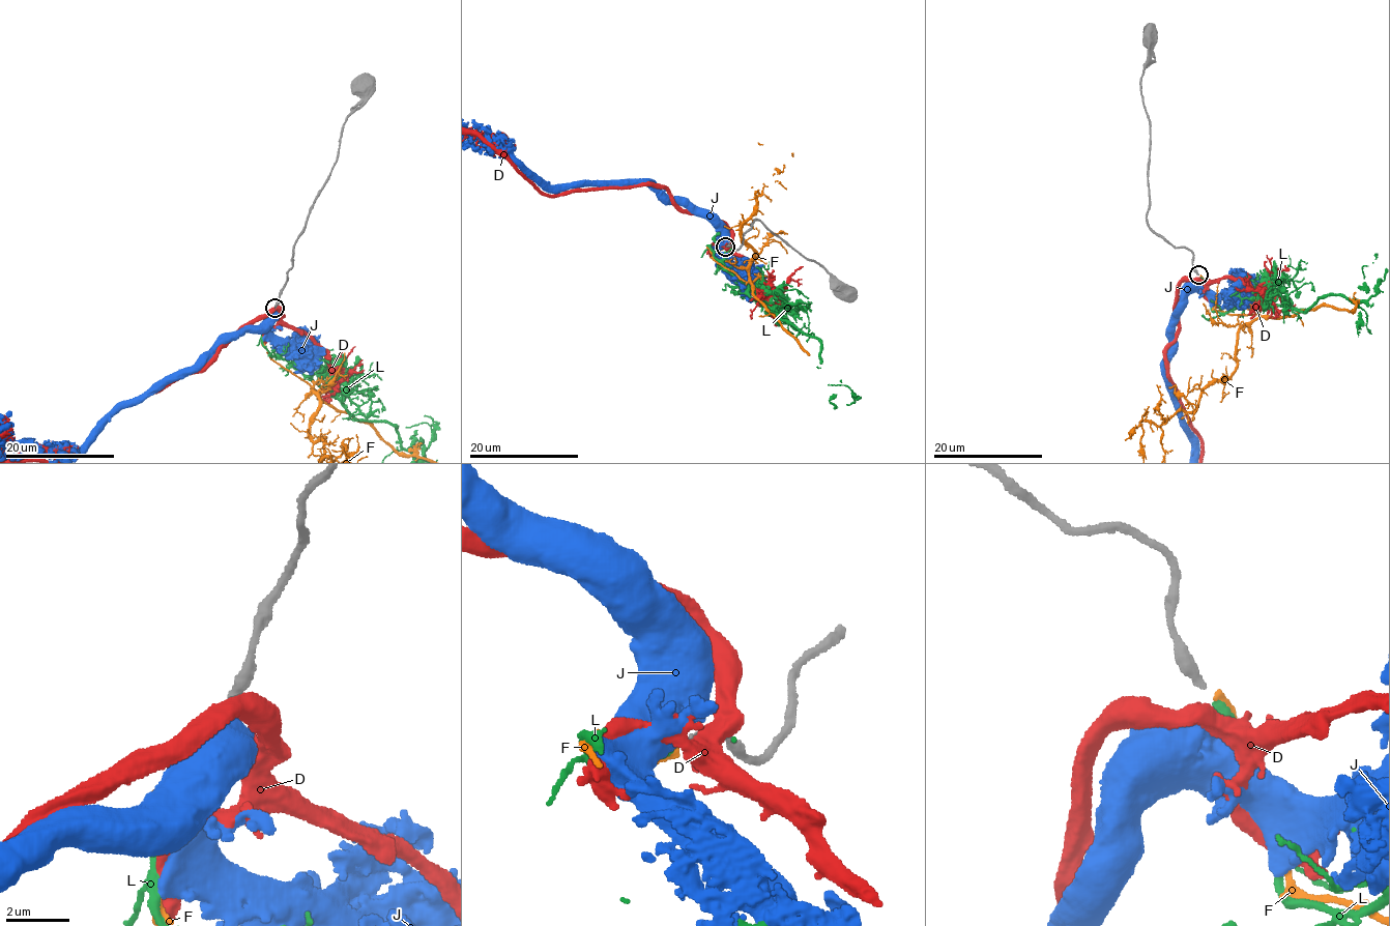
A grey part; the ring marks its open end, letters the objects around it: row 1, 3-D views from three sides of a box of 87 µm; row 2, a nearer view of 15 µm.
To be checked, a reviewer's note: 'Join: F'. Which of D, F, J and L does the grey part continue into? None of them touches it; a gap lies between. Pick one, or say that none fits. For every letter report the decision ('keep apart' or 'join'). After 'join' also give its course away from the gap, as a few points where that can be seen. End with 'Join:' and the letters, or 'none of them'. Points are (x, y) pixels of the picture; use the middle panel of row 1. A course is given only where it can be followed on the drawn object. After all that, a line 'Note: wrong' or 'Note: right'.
D: keep apart
F: keep apart
J: keep apart
L: join
Join: L
Note: wrong

